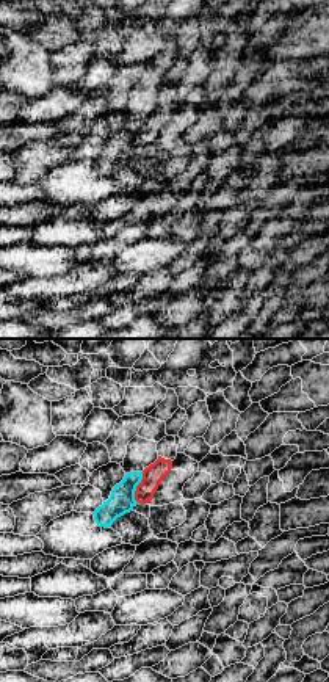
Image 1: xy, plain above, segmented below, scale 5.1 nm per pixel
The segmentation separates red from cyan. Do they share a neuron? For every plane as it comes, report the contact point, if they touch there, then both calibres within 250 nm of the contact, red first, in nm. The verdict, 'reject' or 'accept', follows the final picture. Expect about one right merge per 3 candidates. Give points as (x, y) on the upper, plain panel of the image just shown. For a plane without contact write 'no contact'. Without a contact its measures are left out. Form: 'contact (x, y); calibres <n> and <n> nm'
contact (137, 137); calibres 110 and 130 nm

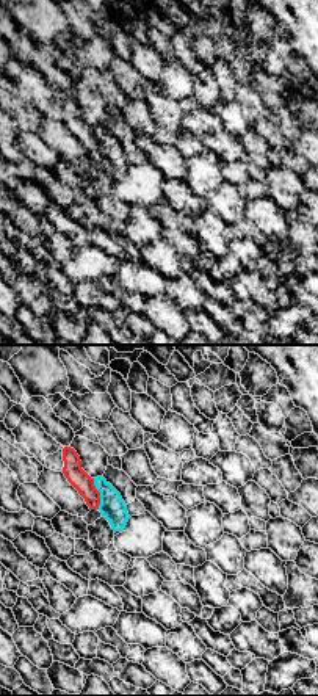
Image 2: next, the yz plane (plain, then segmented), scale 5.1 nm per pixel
contact (99, 143); calibres 100 and 140 nm

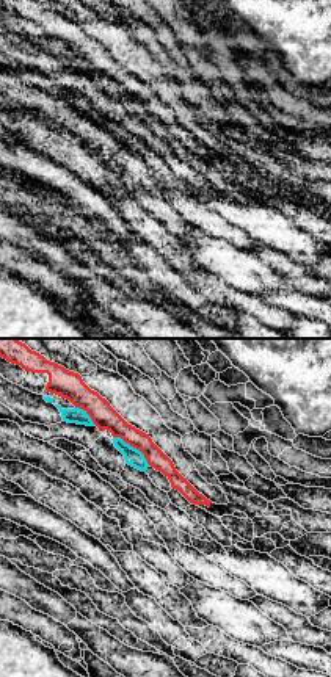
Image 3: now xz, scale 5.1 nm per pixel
contact (134, 96); calibres 120 and 90 nm

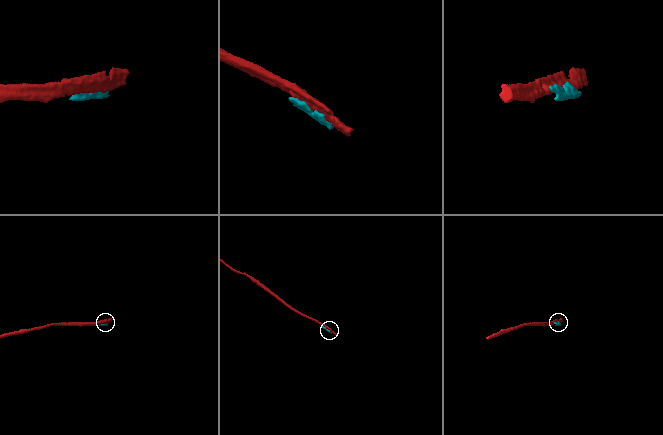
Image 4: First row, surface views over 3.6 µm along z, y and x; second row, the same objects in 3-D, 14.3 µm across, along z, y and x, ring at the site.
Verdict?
reject

